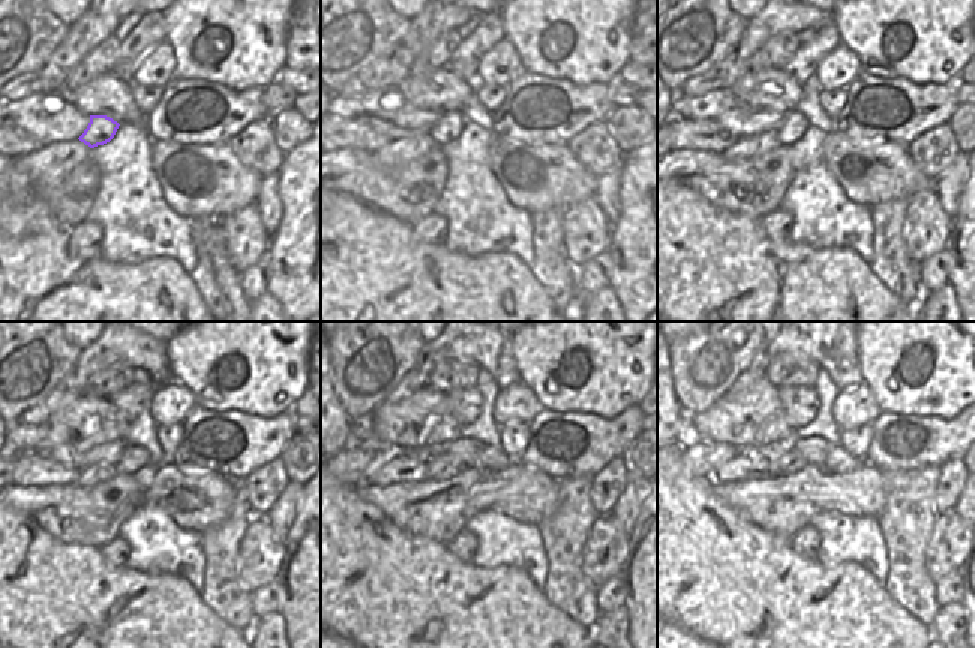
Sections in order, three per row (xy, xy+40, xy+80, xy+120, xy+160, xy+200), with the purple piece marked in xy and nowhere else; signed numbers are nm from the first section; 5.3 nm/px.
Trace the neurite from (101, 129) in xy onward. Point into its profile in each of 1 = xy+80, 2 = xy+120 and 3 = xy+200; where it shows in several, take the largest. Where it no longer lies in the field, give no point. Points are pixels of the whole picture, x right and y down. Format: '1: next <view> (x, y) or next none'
1: next xy+80 (794, 125)
2: next xy+120 (132, 458)
3: next xy+200 (839, 461)

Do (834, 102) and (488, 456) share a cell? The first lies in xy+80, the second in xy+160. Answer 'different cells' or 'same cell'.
different cells

